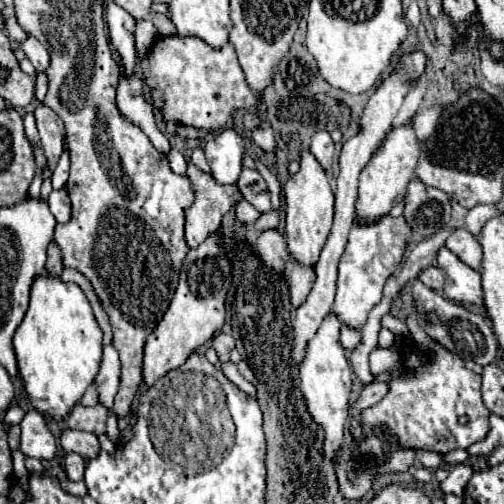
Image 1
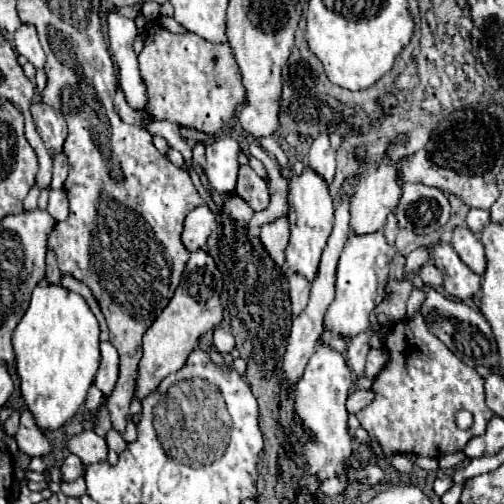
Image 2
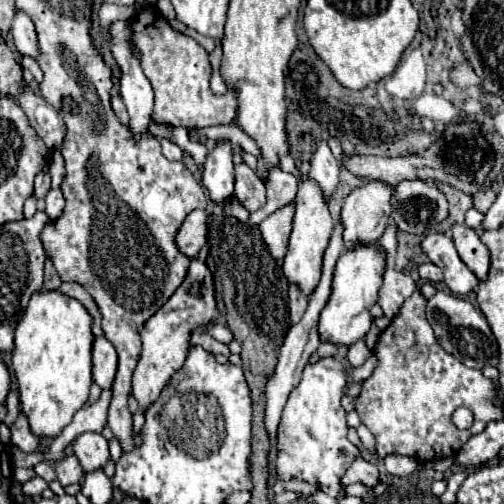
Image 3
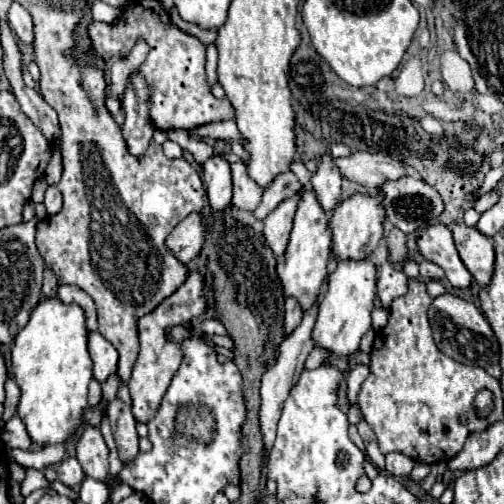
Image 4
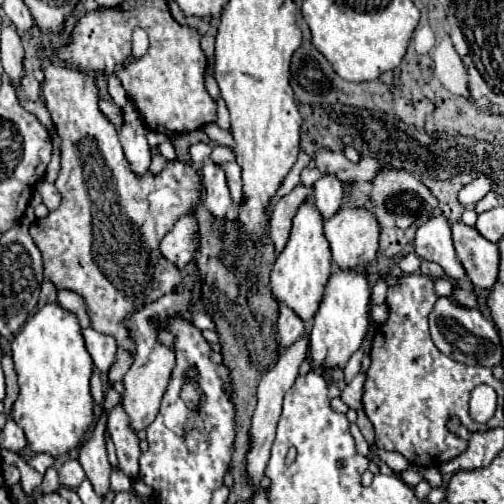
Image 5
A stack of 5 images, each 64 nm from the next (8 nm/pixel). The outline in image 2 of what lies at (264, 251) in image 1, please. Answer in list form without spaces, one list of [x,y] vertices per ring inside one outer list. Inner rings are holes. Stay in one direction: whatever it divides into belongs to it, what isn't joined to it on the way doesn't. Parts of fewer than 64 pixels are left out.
[[[280,216],[276,222],[262,226],[260,240],[262,240],[266,252],[270,254],[270,258],[278,266],[284,264],[284,250],[288,246],[288,238],[290,238],[290,230],[288,230],[288,218],[286,216]]]

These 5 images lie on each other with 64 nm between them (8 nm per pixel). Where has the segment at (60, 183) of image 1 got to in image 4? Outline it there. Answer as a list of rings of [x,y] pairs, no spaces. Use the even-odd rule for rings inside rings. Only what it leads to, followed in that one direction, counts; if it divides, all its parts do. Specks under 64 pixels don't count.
[[[58,146],[52,148],[52,158],[50,158],[50,164],[48,164],[44,176],[46,176],[48,184],[52,184],[52,186],[56,186],[60,182],[60,178],[62,178],[62,156],[60,156]]]

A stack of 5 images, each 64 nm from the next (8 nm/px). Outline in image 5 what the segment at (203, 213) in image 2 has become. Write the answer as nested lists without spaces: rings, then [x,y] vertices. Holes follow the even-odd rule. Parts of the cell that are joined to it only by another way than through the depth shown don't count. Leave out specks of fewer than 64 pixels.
[[[188,214],[176,222],[176,226],[160,242],[162,254],[172,260],[178,268],[184,268],[196,254],[200,246],[196,216]]]

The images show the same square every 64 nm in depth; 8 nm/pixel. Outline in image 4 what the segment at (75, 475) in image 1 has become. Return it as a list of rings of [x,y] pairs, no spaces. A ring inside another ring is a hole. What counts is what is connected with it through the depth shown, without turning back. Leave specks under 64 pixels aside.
[[[66,458],[66,460],[62,460],[60,464],[54,466],[54,470],[56,470],[56,474],[58,474],[58,480],[60,480],[64,486],[76,488],[76,486],[84,480],[82,466],[78,464],[76,458]]]

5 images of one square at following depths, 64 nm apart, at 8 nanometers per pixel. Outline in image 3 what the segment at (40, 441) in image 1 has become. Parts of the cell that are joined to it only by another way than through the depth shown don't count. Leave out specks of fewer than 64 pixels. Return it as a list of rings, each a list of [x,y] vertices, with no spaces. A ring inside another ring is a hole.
[[[24,414],[18,416],[18,420],[14,422],[14,426],[10,428],[12,432],[12,444],[18,446],[24,452],[40,452],[40,438],[30,430],[28,418]]]

